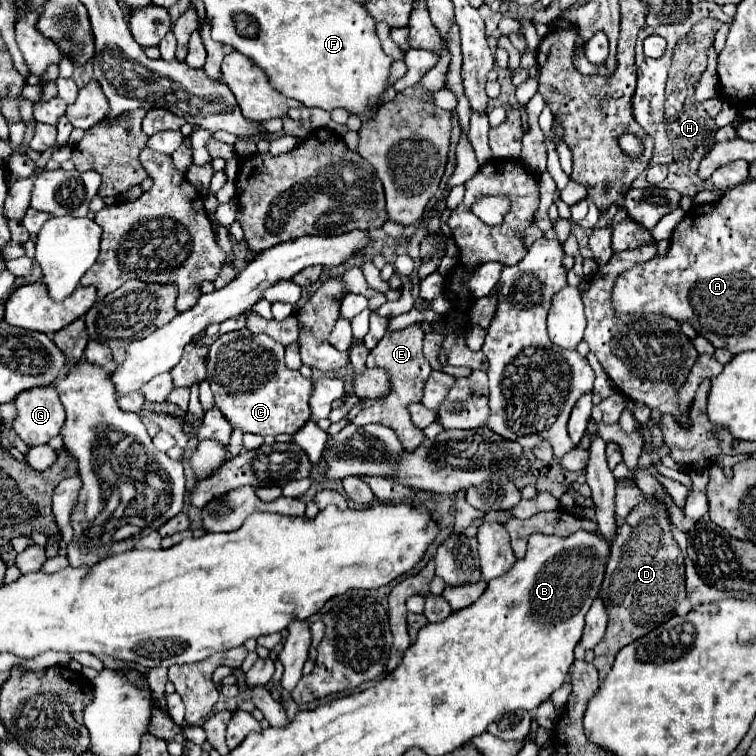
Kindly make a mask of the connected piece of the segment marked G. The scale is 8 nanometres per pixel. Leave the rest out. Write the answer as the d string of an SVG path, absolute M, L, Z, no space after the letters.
M52 385L28 389L20 393L14 403L18 407L18 417L12 429L26 445L48 443L60 433L64 425L64 407Z

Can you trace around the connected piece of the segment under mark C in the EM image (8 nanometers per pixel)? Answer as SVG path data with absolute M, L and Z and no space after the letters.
M240 329L220 335L210 345L206 369L218 409L232 427L240 427L244 433L294 435L310 419L312 379L304 379L300 371L290 371L284 365L284 345L264 333Z

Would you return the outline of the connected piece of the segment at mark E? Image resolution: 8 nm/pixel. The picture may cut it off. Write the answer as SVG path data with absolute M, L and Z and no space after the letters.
M414 323L402 331L386 331L386 335L378 341L378 345L370 351L366 365L368 367L384 367L390 377L392 377L392 389L386 395L386 399L366 399L366 407L354 417L354 423L358 427L363 427L368 423L380 423L396 431L400 437L400 443L404 445L404 451L412 453L412 449L420 447L426 439L424 431L412 425L412 419L408 417L408 405L420 401L424 395L424 381L430 377L432 367L422 355L422 339L424 339L424 329L422 325Z

